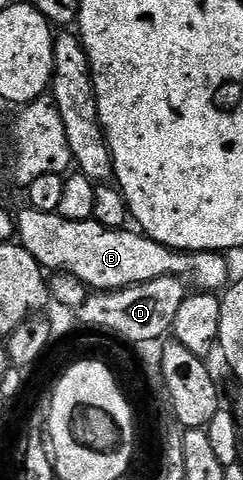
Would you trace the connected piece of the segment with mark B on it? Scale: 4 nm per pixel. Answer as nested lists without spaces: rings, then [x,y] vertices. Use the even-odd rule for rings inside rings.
[[[24,208],[17,214],[17,241],[26,248],[29,256],[33,256],[33,260],[37,260],[44,271],[68,274],[70,278],[76,278],[82,286],[86,286],[88,291],[124,290],[158,278],[180,278],[188,287],[199,292],[219,292],[219,289],[226,284],[227,262],[223,259],[226,257],[222,253],[213,250],[171,250],[132,230],[131,228],[110,230],[93,220],[85,222],[65,220],[58,212],[50,214],[30,208]]]

